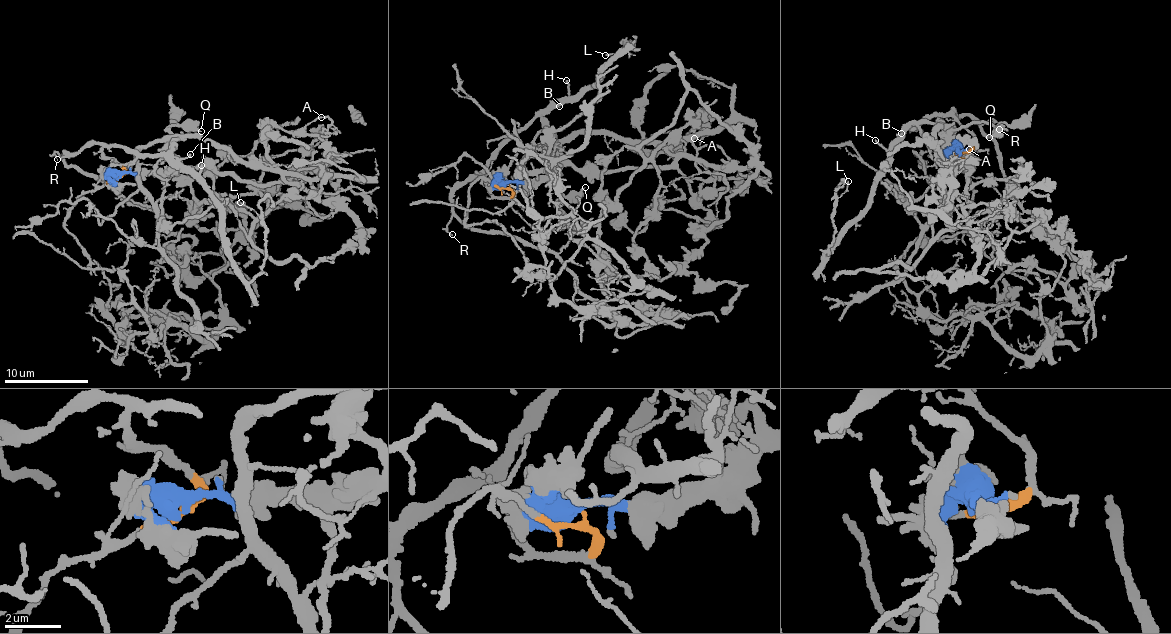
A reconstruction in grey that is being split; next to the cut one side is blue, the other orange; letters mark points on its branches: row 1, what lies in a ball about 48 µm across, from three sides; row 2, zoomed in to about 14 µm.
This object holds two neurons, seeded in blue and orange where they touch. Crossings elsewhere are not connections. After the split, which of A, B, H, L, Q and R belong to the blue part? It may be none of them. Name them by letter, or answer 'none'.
A, Q

